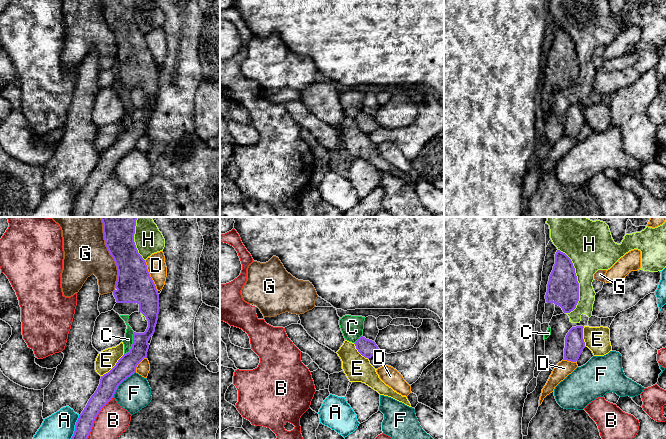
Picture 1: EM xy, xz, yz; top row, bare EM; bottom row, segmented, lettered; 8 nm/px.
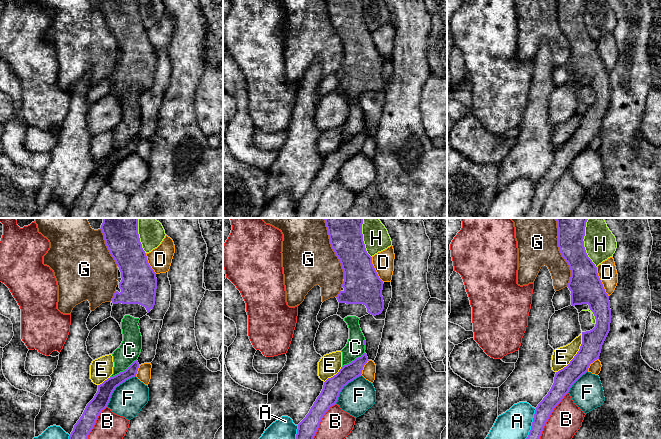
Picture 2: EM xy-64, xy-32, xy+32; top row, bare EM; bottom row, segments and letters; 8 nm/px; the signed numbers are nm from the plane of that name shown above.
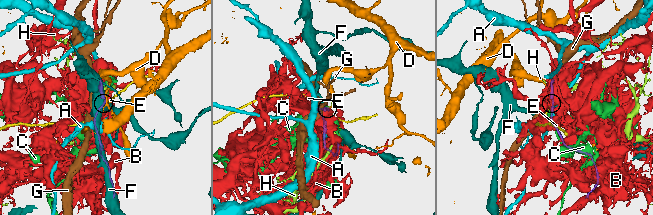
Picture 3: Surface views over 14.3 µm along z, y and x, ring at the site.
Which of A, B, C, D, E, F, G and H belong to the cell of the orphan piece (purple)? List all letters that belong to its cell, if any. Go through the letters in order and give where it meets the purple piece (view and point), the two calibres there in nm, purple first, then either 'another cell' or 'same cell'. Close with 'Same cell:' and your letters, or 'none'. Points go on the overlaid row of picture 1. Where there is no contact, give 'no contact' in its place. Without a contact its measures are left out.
A: xy (75, 427) | 140/220 nm | another cell
B: xy (96, 416) | 150/240 nm | another cell
C: xy (132, 344) | 160/80 nm | same cell
D: xy (149, 276) | 280/150 nm | another cell
E: xy (114, 366) | 160/160 nm | another cell
F: xy (121, 382) | 160/260 nm | another cell
G: xy (109, 252) | 260/360 nm | another cell
H: yz (576, 280) | 260/320 nm | another cell
Same cell: C

